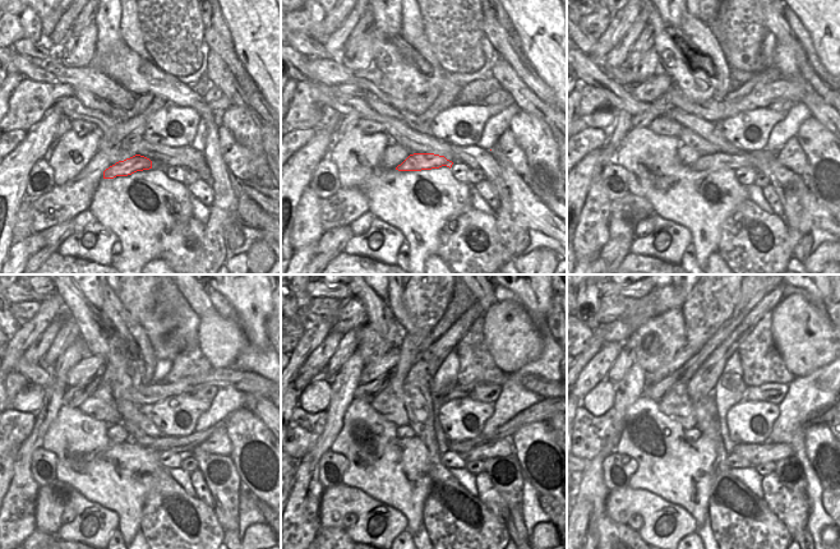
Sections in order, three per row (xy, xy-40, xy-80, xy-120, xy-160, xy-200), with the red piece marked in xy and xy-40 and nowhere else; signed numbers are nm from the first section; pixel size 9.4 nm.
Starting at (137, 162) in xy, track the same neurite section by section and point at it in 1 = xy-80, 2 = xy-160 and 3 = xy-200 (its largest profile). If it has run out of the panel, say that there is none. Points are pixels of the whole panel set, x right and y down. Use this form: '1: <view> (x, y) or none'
1: xy-80 (715, 161)
2: xy-160 (540, 411)
3: xy-200 (826, 415)

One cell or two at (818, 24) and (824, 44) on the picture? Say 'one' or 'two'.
one

